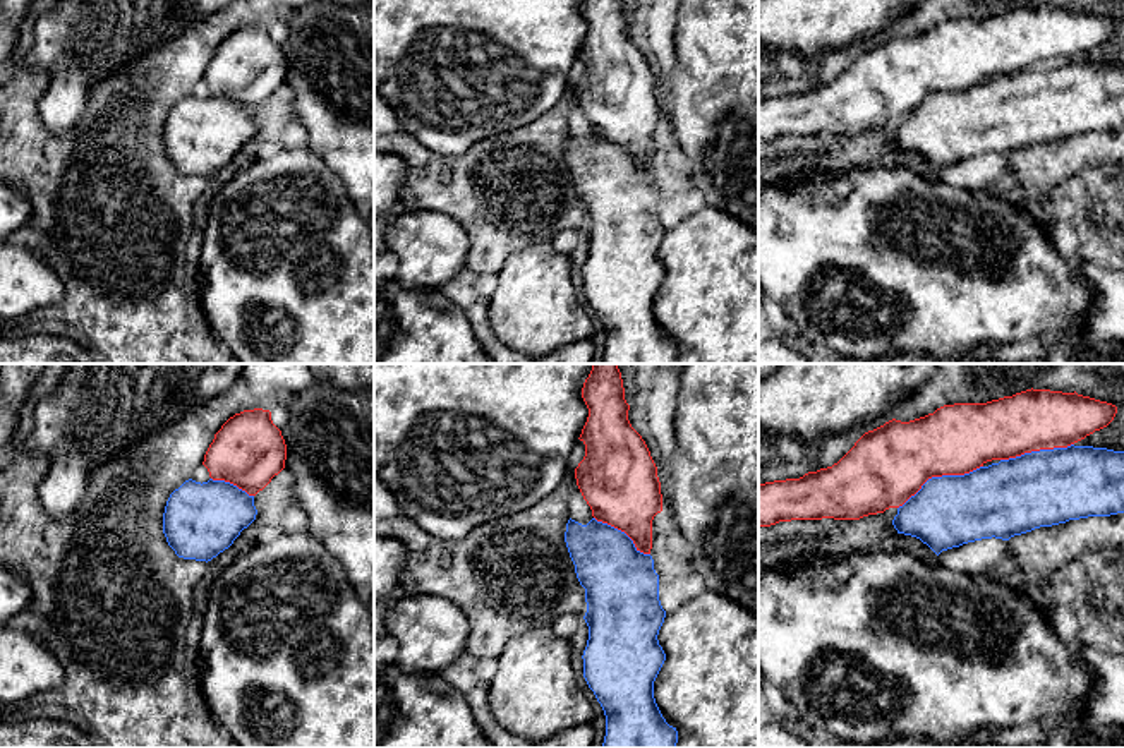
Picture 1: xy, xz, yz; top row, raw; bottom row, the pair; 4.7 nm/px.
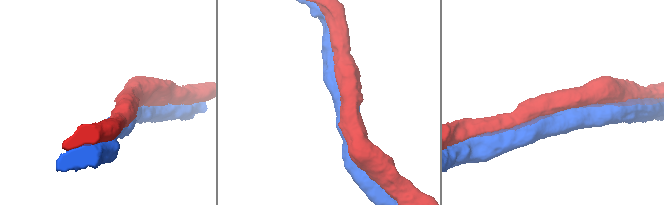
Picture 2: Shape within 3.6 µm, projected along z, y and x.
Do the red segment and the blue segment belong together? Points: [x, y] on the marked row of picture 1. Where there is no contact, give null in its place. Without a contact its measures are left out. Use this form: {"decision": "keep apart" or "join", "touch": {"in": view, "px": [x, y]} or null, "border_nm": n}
{"decision": "join", "touch": {"in": "yz", "px": [939, 476]}, "border_nm": 440}

